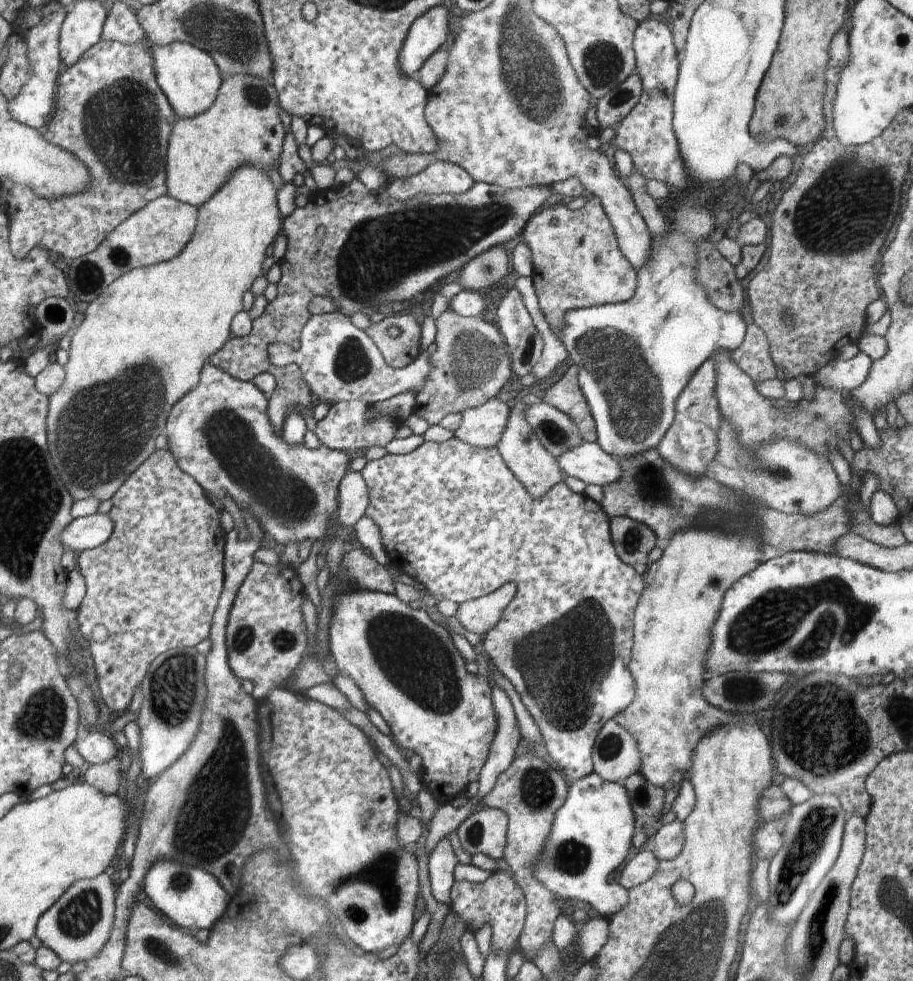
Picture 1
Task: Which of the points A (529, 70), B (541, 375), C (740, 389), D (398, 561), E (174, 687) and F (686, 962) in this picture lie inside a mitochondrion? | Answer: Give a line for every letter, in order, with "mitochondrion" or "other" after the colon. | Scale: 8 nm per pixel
A: mitochondrion
B: other
C: other
D: other
E: mitochondrion
F: mitochondrion

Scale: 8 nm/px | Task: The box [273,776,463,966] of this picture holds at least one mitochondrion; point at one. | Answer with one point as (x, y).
(381, 873)

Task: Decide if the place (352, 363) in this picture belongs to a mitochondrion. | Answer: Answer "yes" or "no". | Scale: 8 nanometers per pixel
yes

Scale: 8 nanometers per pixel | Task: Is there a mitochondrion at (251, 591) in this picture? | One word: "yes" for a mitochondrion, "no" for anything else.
no

